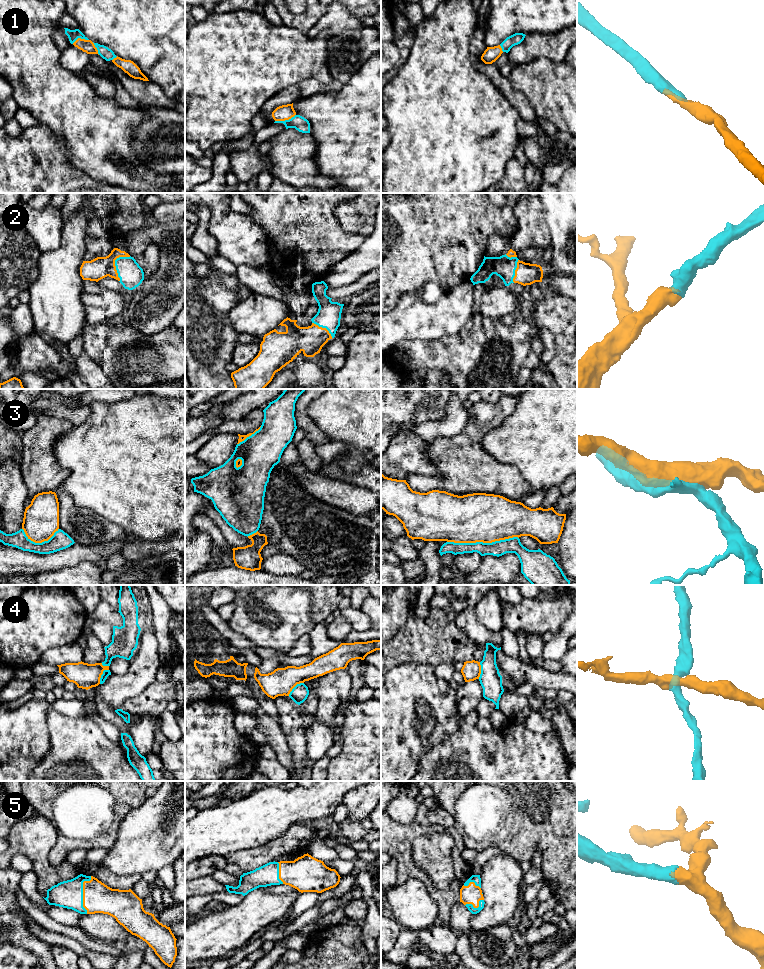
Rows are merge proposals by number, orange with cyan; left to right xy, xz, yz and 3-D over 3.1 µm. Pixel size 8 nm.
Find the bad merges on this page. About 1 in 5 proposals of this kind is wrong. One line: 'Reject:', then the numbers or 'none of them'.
Reject: 3, 4

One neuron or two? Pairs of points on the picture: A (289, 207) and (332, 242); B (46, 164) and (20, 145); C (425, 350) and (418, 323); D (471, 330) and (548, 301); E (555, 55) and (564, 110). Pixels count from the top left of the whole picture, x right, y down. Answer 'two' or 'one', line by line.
A: one
B: one
C: two
D: two
E: two

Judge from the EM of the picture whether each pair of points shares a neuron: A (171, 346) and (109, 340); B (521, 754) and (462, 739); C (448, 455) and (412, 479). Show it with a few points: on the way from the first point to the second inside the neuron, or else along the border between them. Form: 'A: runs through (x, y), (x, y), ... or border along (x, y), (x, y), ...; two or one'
A: runs through (156, 349), (124, 349); one
B: runs through (506, 754), (477, 751); one
C: runs through (448, 470), (448, 478), (445, 481), (427, 482); one

